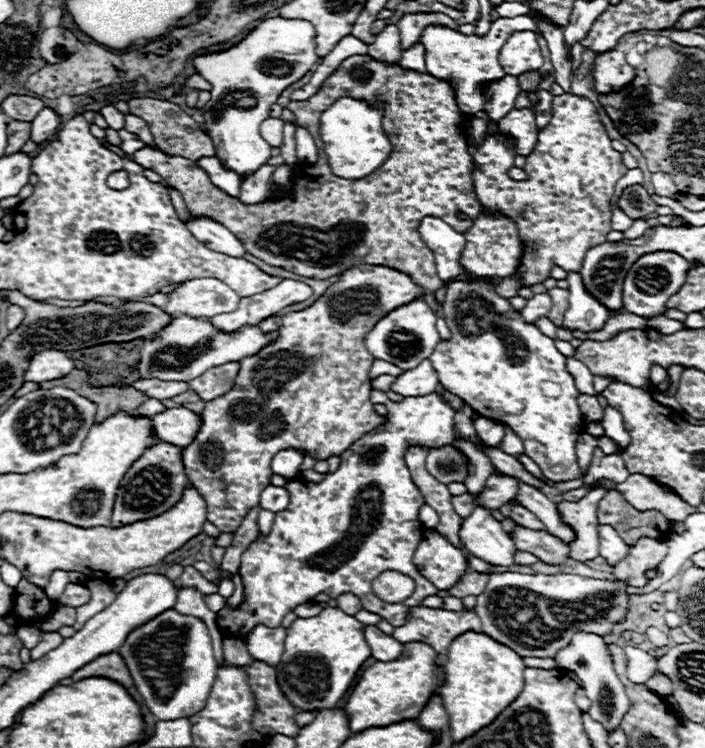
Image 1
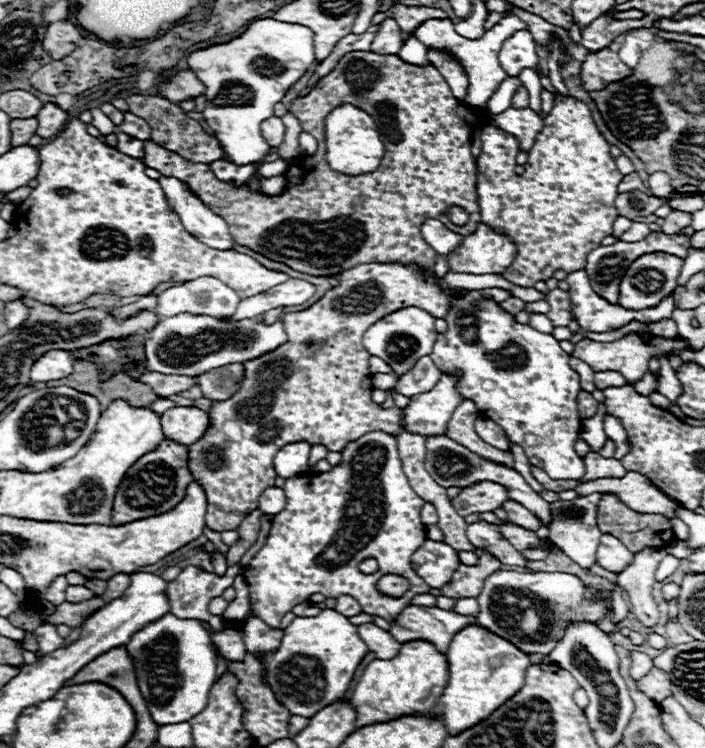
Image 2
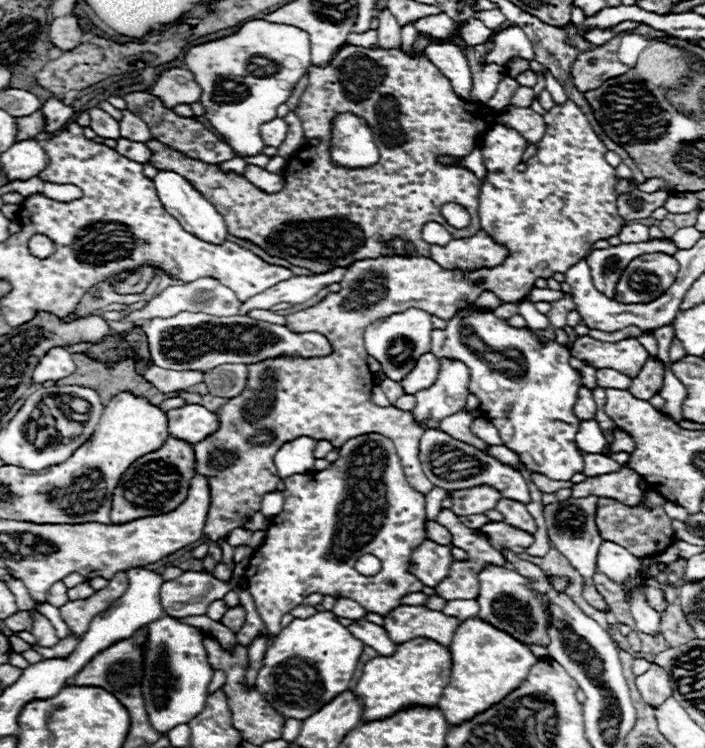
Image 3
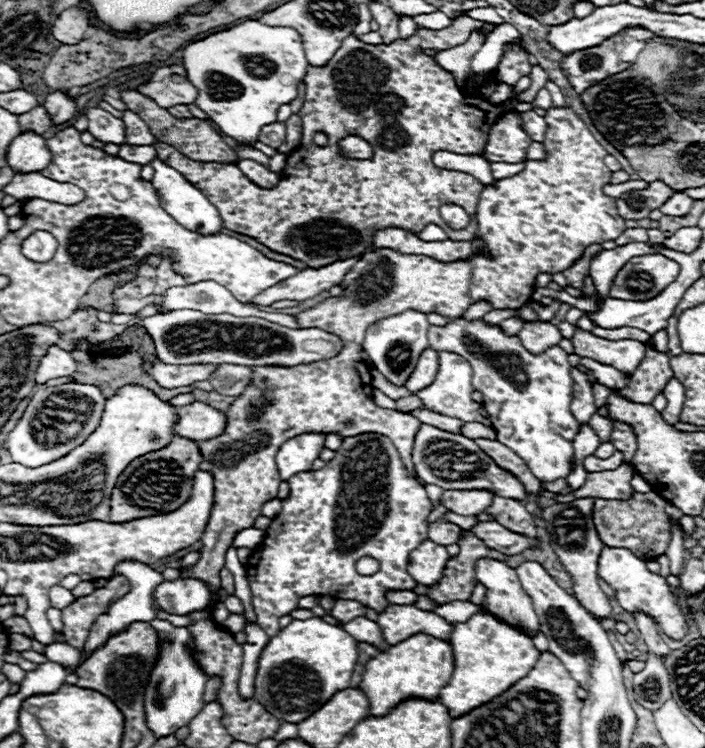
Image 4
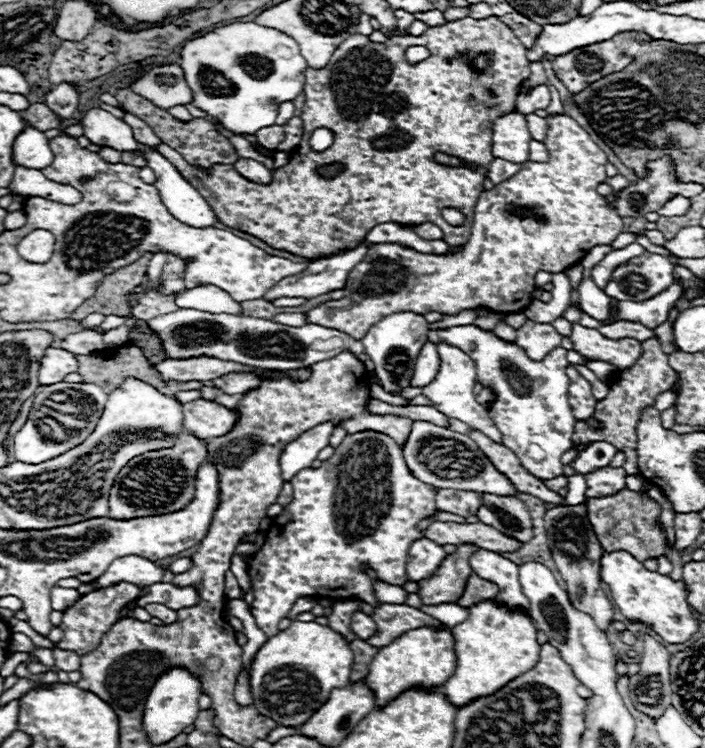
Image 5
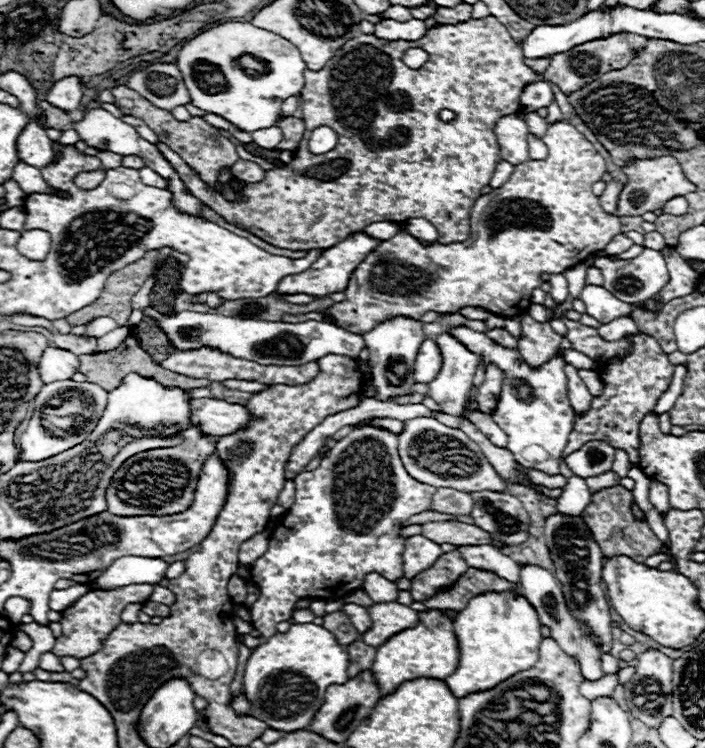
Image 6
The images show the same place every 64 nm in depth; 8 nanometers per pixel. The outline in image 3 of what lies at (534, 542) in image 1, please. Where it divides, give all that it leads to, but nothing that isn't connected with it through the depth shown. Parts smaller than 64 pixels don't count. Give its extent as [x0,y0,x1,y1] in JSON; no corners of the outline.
[480,522,534,554]

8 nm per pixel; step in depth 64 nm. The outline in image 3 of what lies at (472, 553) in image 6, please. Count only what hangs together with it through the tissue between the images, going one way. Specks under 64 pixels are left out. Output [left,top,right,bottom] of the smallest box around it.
[478,566,548,644]

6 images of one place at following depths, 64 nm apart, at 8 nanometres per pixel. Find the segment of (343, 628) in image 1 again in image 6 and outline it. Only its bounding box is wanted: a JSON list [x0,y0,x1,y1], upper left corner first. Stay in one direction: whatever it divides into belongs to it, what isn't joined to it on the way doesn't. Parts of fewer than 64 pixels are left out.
[242,624,348,732]

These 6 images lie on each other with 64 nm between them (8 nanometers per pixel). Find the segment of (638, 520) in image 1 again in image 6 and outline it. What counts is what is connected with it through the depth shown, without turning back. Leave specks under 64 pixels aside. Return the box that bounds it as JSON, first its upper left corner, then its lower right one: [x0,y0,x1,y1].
[582,486,662,562]

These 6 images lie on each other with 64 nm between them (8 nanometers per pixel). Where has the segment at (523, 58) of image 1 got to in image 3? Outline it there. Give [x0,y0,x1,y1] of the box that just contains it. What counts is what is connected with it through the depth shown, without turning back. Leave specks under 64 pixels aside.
[484,26,534,66]

